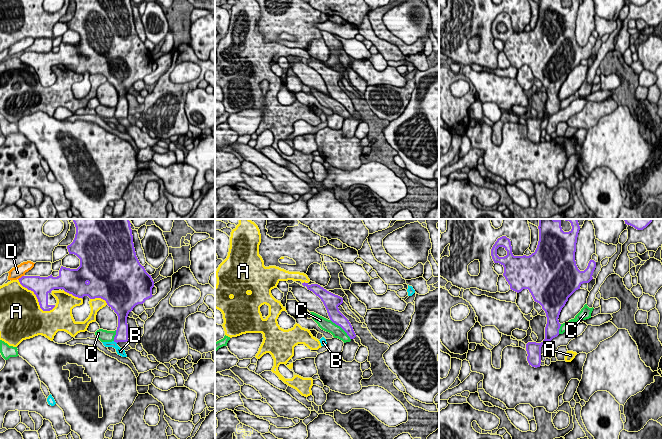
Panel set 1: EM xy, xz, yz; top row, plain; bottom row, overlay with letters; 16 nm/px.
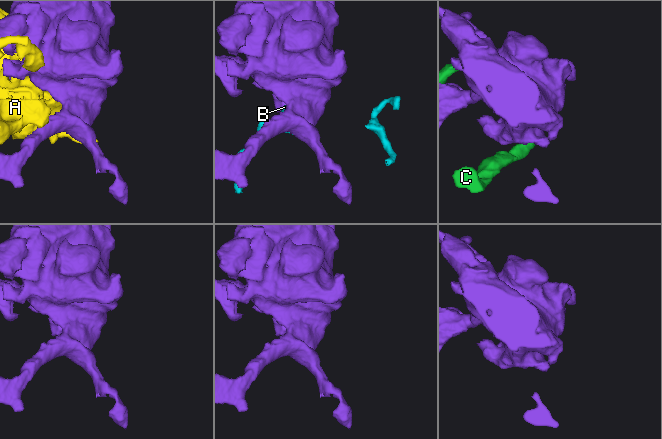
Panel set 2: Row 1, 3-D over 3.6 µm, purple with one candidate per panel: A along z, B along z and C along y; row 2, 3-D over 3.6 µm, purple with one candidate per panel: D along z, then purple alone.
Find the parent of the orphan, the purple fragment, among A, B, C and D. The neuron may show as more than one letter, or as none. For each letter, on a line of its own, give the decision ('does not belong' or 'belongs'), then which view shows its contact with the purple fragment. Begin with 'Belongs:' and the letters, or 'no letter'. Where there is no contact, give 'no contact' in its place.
Belongs: C
A: does not belong; meets purple in xy
B: does not belong; meets purple in xy
C: belongs; meets purple in xz
D: does not belong; meets purple in xy

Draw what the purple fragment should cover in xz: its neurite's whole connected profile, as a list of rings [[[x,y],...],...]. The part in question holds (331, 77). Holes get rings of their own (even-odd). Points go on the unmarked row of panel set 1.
[[[302,59],[308,66],[312,67],[323,78],[329,96],[314,89],[311,89],[312,95],[318,100],[318,102],[333,111],[334,114],[342,116],[344,119],[350,118],[356,113],[353,103],[349,96],[339,87],[338,82],[343,79],[343,74],[335,71],[318,60]]]

